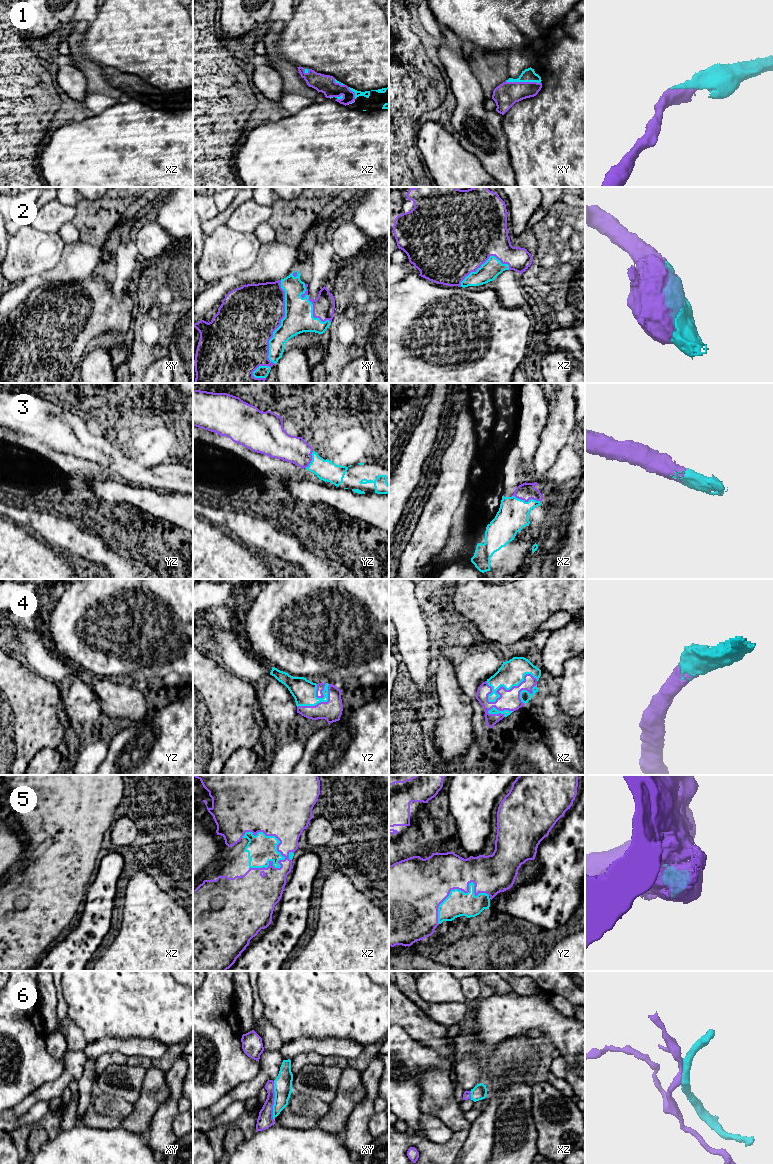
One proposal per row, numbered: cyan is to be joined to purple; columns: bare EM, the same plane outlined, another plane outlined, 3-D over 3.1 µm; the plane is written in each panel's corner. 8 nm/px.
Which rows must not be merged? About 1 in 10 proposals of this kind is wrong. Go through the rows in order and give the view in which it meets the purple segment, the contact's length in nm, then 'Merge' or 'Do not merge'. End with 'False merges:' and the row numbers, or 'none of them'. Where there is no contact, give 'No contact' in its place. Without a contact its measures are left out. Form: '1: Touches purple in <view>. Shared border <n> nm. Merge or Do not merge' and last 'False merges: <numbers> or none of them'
1: Touches purple in xy. Shared border 280 nm. Merge
2: Touches purple in xy. Shared border 700 nm. Merge
3: Touches purple in xz. Shared border 240 nm. Merge
4: Touches purple in xz. Shared border 440 nm. Merge
5: Touches purple in xz. Shared border 400 nm. Merge
6: Touches purple in xy. Shared border 320 nm. Do not merge
False merges: 6

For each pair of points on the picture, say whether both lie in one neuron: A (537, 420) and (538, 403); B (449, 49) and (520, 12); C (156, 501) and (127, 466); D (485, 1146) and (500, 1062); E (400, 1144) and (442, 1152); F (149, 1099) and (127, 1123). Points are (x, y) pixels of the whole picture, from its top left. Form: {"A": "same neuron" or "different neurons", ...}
{"A": "same neuron", "B": "different neurons", "C": "different neurons", "D": "same neuron", "E": "same neuron", "F": "same neuron"}

